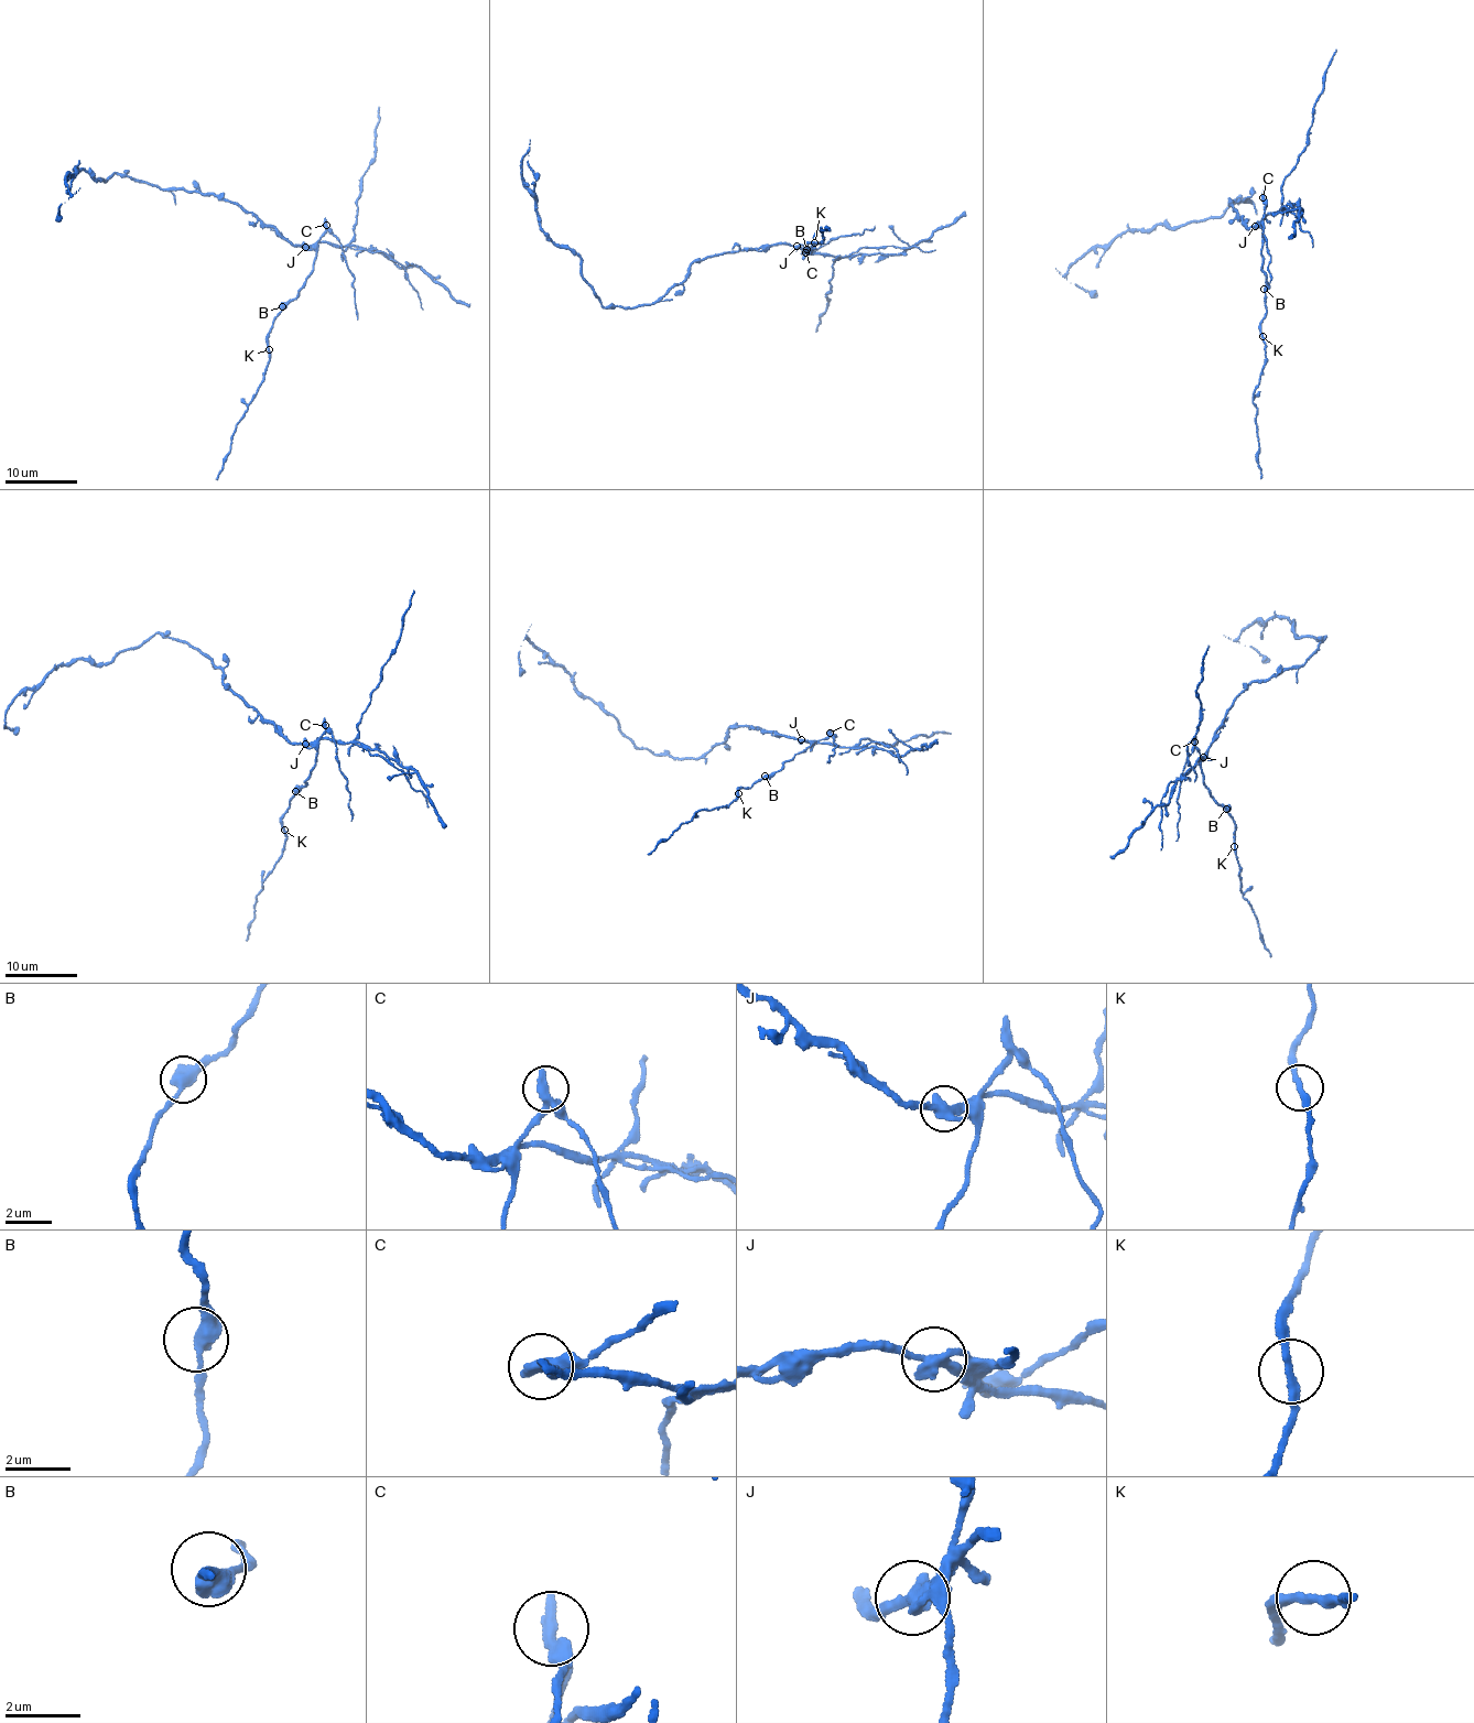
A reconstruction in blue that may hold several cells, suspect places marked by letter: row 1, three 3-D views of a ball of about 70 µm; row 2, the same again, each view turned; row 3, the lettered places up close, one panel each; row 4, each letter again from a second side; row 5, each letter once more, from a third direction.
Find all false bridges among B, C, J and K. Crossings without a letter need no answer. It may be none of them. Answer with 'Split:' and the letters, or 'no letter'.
Split: C, J

